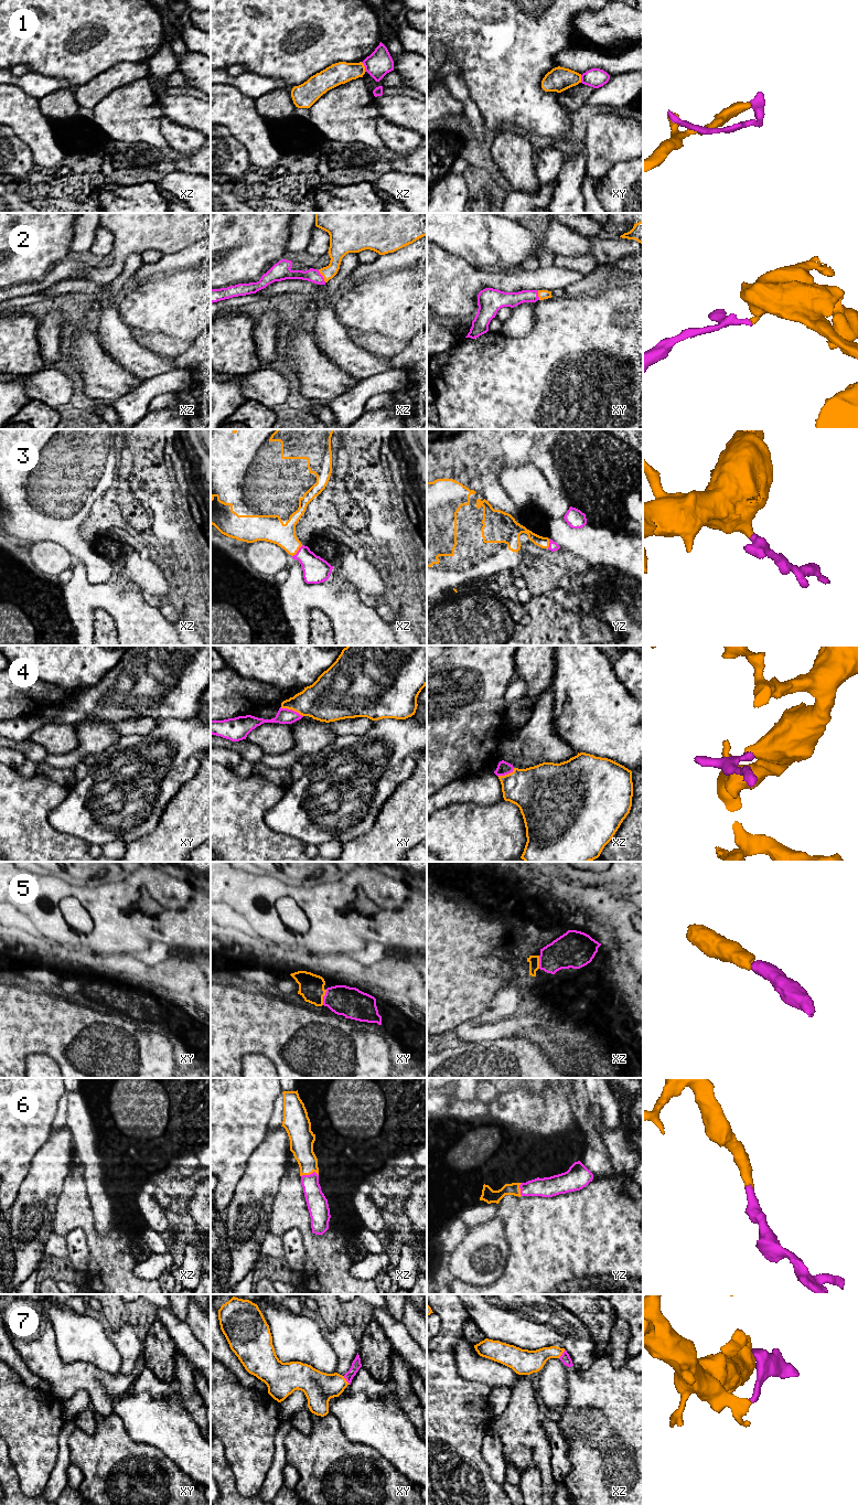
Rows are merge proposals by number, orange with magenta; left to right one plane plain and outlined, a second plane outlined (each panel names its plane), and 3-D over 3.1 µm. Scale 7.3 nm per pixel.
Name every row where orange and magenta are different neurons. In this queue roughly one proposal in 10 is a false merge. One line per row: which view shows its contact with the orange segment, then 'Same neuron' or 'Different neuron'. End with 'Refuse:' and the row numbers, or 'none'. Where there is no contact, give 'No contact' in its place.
1: Touches orange in xz. Different neuron
2: Touches orange in xz. Same neuron
3: Touches orange in xz. Same neuron
4: Touches orange in xy. Same neuron
5: Touches orange in xy. Same neuron
6: Touches orange in xz. Same neuron
7: Touches orange in xz. Same neuron
Refuse: 1

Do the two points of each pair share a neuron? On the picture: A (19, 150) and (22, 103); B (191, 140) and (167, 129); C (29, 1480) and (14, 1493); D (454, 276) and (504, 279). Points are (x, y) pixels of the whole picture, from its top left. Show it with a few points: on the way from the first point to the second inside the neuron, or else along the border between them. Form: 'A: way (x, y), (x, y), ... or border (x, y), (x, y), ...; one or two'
A: border (11, 127), (30, 148), (34, 161); two
B: way (185, 136), (177, 136), (172, 131); one
C: border (13, 1463), (19, 1486), (23, 1493); two
D: way (467, 279), (492, 279); one

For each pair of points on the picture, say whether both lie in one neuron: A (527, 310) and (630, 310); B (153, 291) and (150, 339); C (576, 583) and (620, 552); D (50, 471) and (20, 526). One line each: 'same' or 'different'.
A: different
B: different
C: different
D: same

